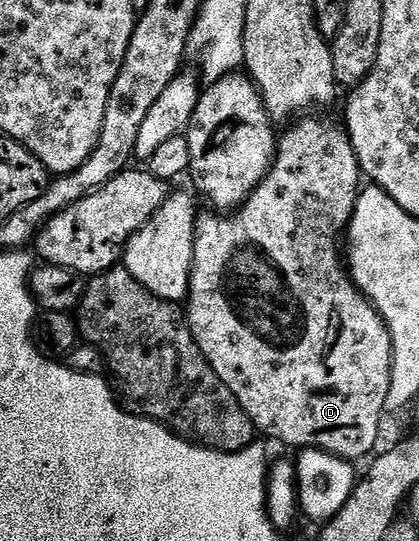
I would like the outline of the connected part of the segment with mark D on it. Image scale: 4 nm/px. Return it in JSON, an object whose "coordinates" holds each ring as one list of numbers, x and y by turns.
{"coordinates":[[308,118,297,119,291,125,293,128,285,136,279,137,272,167,264,176,263,182,248,195,239,208,231,214,201,215,197,219,186,319,198,350,202,350,206,362,210,362,214,374,218,374,226,390,230,390,230,394,238,398,238,406,246,410,261,437,269,436,272,440,281,440,282,443,296,448,295,450,317,448,320,452,328,452,342,460,357,462,363,456,373,455,372,447,380,436,380,419,386,416,392,381,392,339,386,322,375,306,356,289,342,259,342,237,348,231,348,223,354,214,356,199,360,197,362,188,360,163,354,154,347,131,339,123,336,125,328,120,304,119]]}

